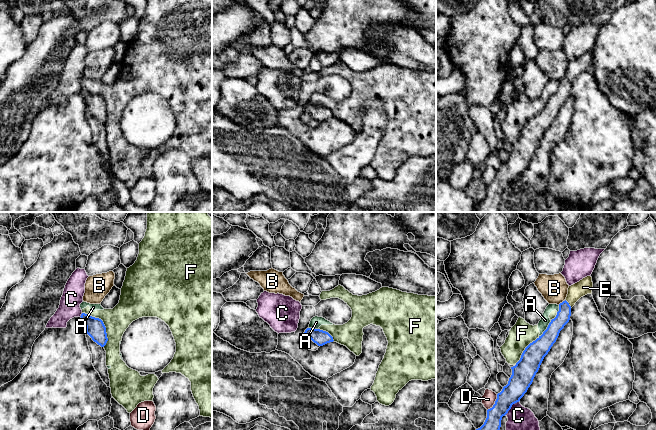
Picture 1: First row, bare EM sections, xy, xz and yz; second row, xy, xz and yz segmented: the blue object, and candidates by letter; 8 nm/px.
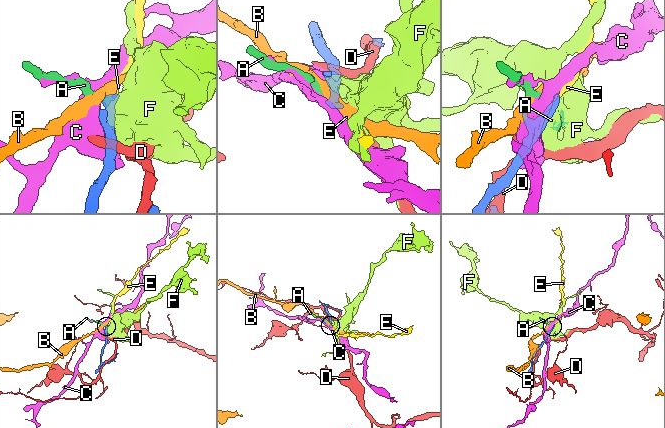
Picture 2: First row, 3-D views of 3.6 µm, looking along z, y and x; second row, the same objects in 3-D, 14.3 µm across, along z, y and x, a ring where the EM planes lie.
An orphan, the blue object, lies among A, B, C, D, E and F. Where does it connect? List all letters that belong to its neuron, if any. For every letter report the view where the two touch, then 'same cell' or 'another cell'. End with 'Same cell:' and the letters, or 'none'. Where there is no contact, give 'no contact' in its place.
A: yz | another cell
B: yz | another cell
C: yz | another cell
D: yz | another cell
E: yz | same cell
F: xy | another cell
Same cell: E

